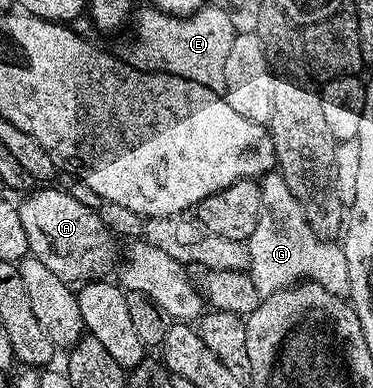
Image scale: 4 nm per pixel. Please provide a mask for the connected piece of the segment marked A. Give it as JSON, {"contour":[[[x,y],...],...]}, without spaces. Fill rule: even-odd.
{"contour":[[[40,187],[29,192],[25,201],[19,202],[20,214],[22,215],[22,227],[26,230],[28,239],[28,252],[37,257],[58,279],[69,283],[87,283],[109,276],[108,272],[115,270],[116,244],[118,238],[111,233],[98,219],[86,203],[78,203],[74,195],[70,195],[67,188],[48,189],[52,187]]]}

